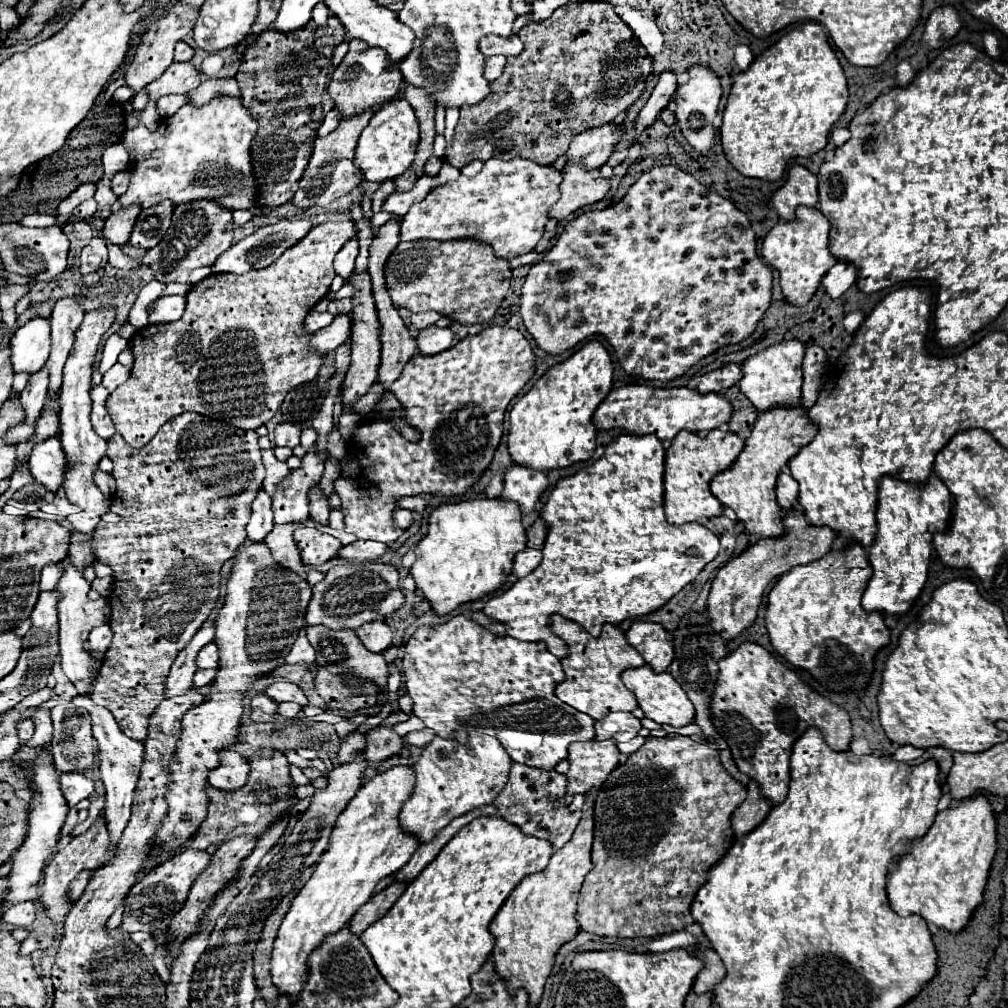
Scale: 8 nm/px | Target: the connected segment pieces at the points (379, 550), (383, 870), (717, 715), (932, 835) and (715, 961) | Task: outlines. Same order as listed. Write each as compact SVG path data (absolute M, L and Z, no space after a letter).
M354 541L350 545L344 545L338 551L338 559L344 559L344 561L366 561L366 559L376 559L376 557L384 555L384 551L386 551L386 543Z
M394 765L388 771L368 779L340 813L330 833L328 849L322 853L306 885L294 897L292 907L278 929L270 969L278 991L290 995L292 999L302 991L308 953L318 947L326 935L342 929L358 907L370 899L376 883L404 867L404 863L410 861L412 853L418 849L418 837L406 833L398 821L400 807L410 797L412 787L412 765Z
M744 641L718 661L710 719L728 743L738 769L758 781L762 795L772 805L782 803L788 793L792 745L810 725L822 731L834 751L846 751L852 739L850 717L844 707L816 693L792 667L752 641Z
M984 795L960 801L936 813L924 837L908 843L908 849L892 863L886 891L890 907L898 915L916 913L936 927L960 931L972 911L982 903L990 863L996 853L996 819Z
M706 947L706 949L702 949L702 951L694 951L694 953L704 961L704 967L702 967L702 971L696 975L692 989L694 989L694 993L712 991L712 989L720 983L720 979L726 975L724 965L722 965L718 953L716 953L714 949L710 949L710 947Z

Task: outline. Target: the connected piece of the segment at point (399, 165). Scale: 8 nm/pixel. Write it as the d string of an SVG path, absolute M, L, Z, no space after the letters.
M398 97L386 103L380 111L376 111L368 127L362 131L354 163L364 171L364 179L382 183L386 179L402 175L410 167L410 163L414 161L416 145L418 145L418 119L410 103L406 103L404 97Z

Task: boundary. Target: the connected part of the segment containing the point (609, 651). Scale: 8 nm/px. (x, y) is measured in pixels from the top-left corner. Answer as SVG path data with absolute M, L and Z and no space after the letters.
M550 615L550 631L564 639L568 647L566 659L560 659L566 673L566 679L556 687L556 697L560 701L566 701L580 713L588 713L592 719L602 719L612 711L636 709L636 697L622 685L620 673L628 667L644 665L644 659L626 643L626 635L618 625L606 623L600 637L592 637L578 623L564 619L562 615Z

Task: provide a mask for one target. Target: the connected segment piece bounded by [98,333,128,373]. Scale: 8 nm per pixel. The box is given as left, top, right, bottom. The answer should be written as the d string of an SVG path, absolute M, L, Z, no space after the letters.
M116 333L110 335L108 341L106 341L106 345L104 345L104 349L102 349L102 361L100 361L100 365L98 365L98 371L100 371L100 373L106 373L106 371L118 361L120 351L126 349L126 347L128 347L128 341L126 341L126 339L118 337Z

